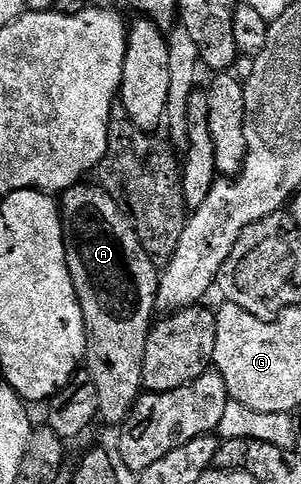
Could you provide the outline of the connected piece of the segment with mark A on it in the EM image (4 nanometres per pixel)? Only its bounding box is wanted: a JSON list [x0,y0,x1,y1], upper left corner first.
[61,181,160,425]

